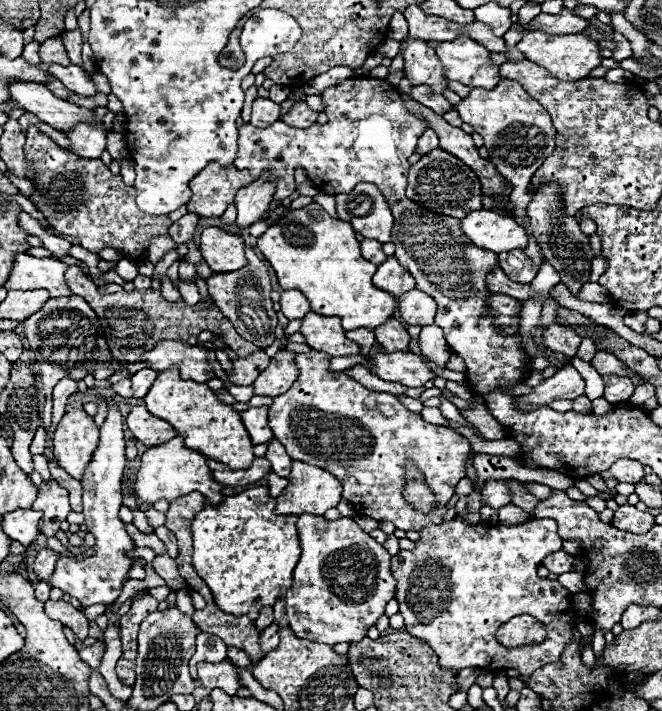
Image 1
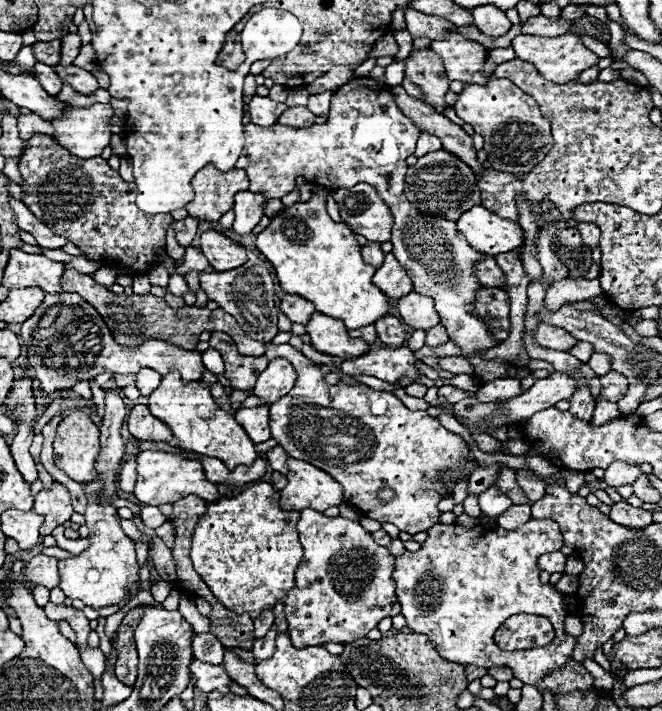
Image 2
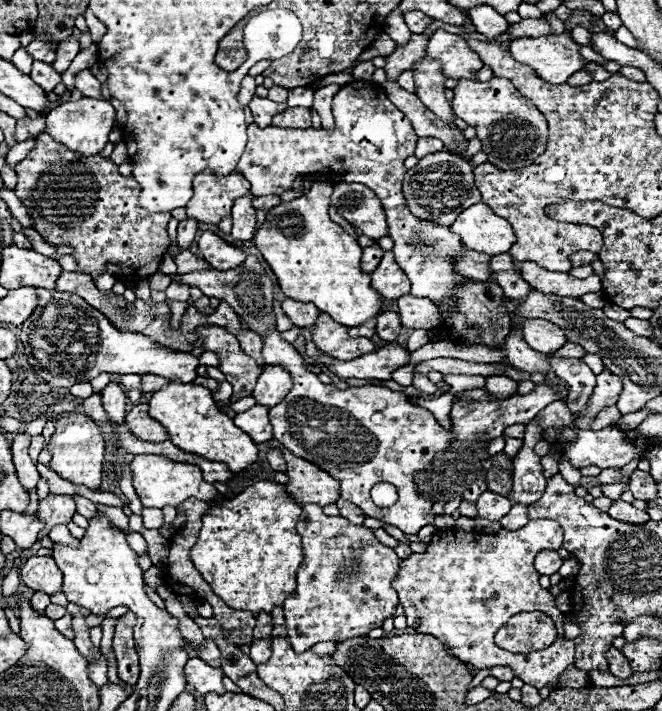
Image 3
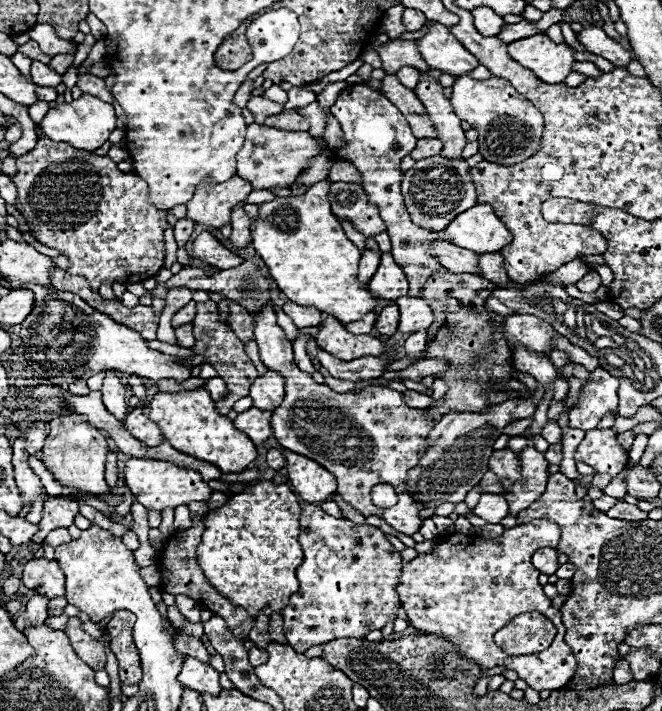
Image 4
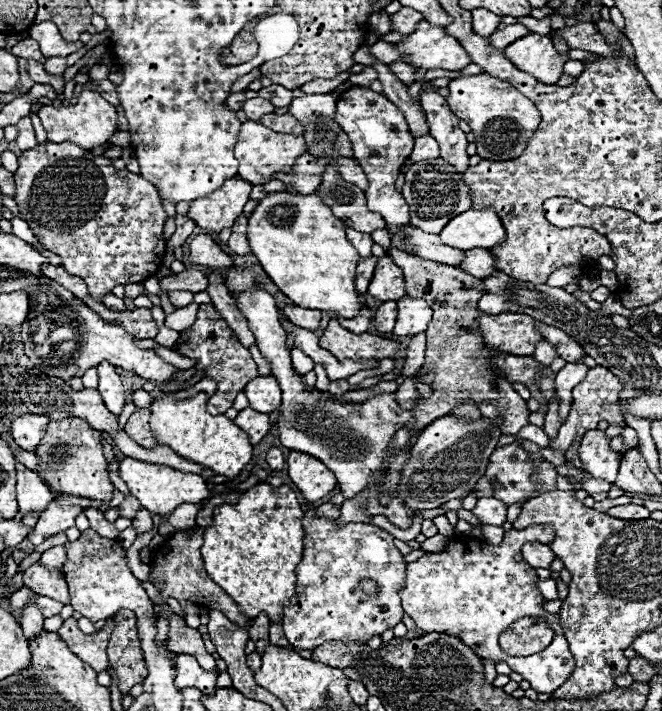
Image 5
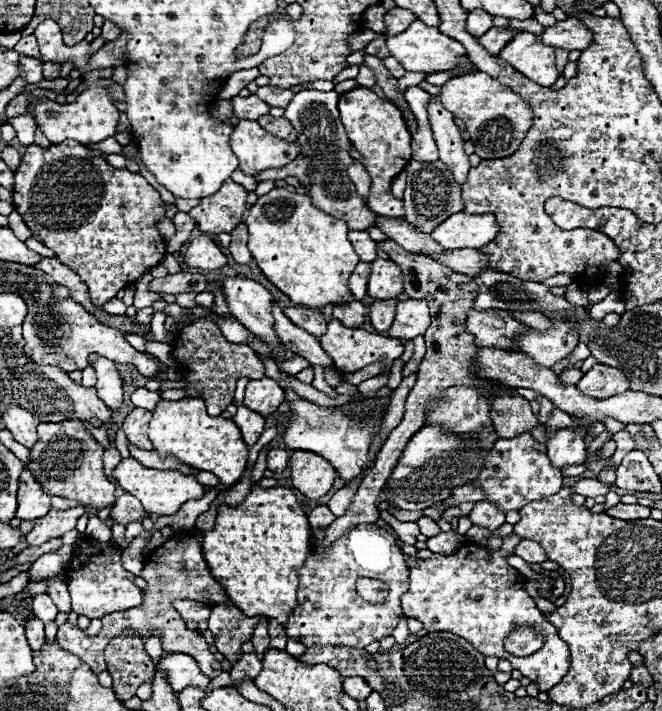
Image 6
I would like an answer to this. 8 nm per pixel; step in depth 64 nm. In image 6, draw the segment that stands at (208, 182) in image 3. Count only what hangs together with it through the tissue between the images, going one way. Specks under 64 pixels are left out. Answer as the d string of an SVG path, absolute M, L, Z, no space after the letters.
M228 178L216 194L202 198L188 214L204 234L232 232L246 212L246 196L248 192Z

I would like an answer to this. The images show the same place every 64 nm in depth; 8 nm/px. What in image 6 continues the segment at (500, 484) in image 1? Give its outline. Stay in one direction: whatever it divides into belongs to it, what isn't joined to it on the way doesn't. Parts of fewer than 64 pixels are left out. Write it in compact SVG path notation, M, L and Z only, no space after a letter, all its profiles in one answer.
M484 500L476 502L476 506L468 514L468 518L472 520L474 526L480 526L480 528L486 528L486 530L496 530L506 522L502 512L494 504L484 502Z

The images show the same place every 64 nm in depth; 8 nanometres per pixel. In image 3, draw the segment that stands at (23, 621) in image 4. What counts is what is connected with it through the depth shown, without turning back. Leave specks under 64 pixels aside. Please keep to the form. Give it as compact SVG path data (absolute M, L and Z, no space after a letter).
M34 592L34 596L30 598L30 604L32 604L32 608L34 608L36 612L44 614L46 606L50 604L50 596L48 596L48 594L44 594L44 592Z

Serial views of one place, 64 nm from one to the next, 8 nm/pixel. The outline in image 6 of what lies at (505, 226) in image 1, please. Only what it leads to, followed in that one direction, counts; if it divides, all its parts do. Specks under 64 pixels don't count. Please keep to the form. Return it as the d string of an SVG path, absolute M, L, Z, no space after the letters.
M456 212L448 216L444 224L434 228L430 234L442 248L482 248L484 244L492 242L498 234L498 226L494 214L482 216L468 216L464 212Z

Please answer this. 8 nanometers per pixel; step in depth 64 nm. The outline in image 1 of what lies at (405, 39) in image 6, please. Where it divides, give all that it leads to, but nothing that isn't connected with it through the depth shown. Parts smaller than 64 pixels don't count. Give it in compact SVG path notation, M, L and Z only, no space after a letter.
M468 36L436 46L448 80L462 82L470 88L494 88L500 82L498 66L490 64L490 52Z

